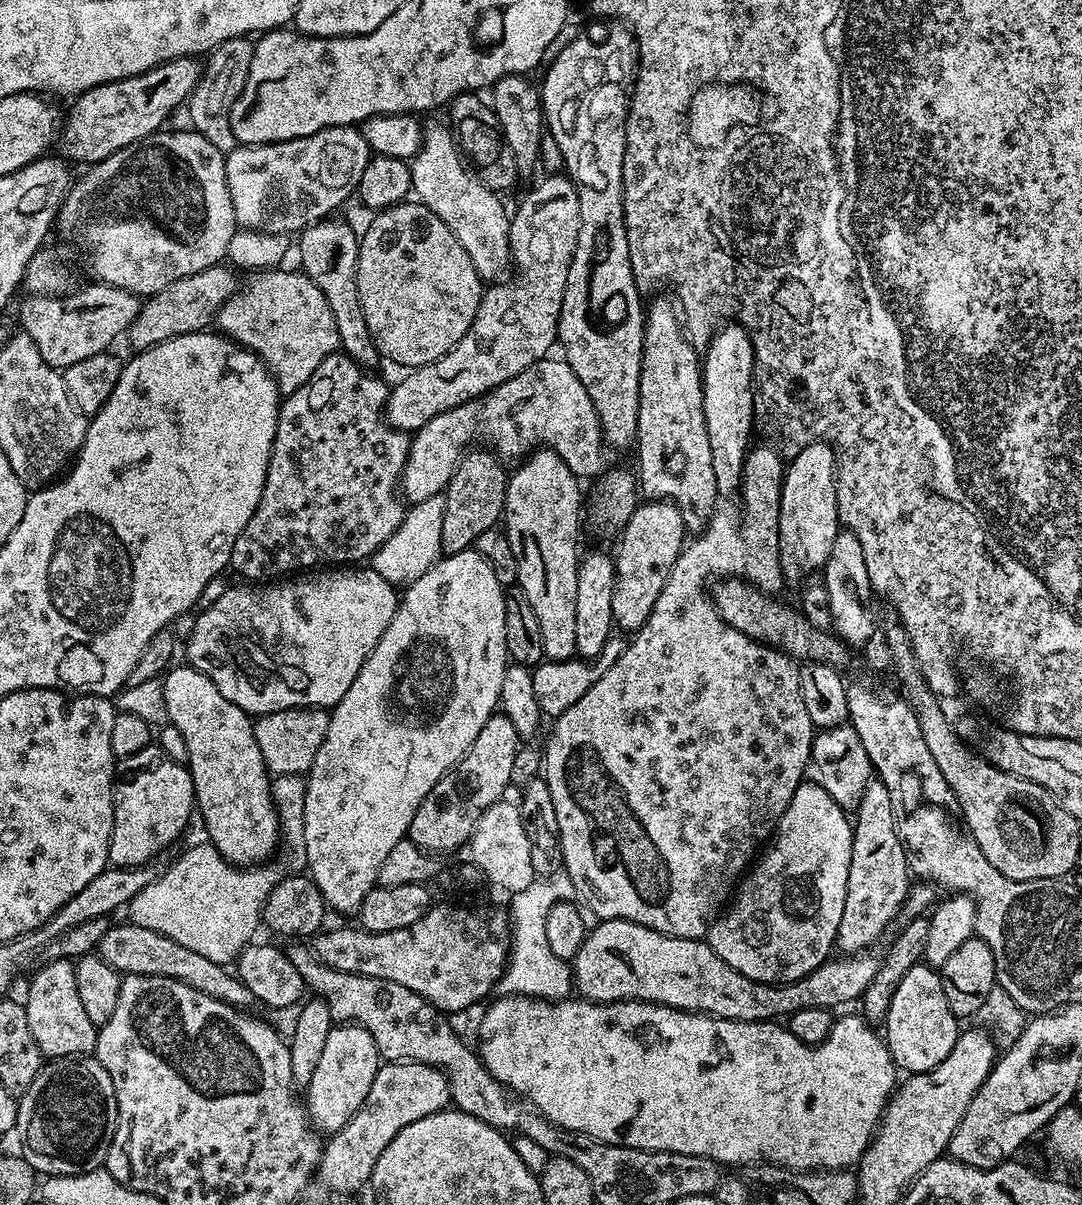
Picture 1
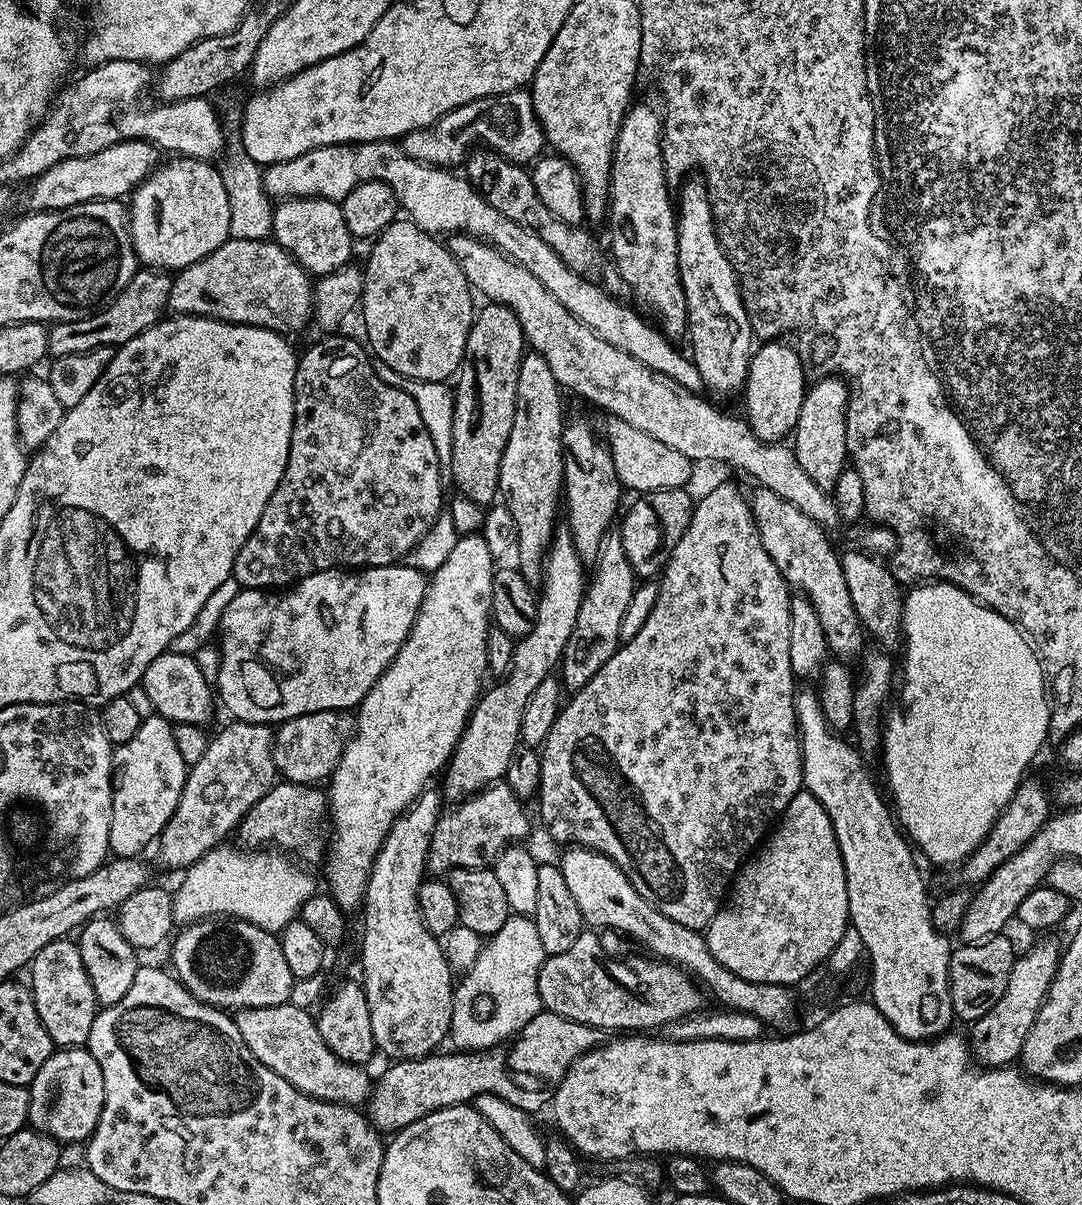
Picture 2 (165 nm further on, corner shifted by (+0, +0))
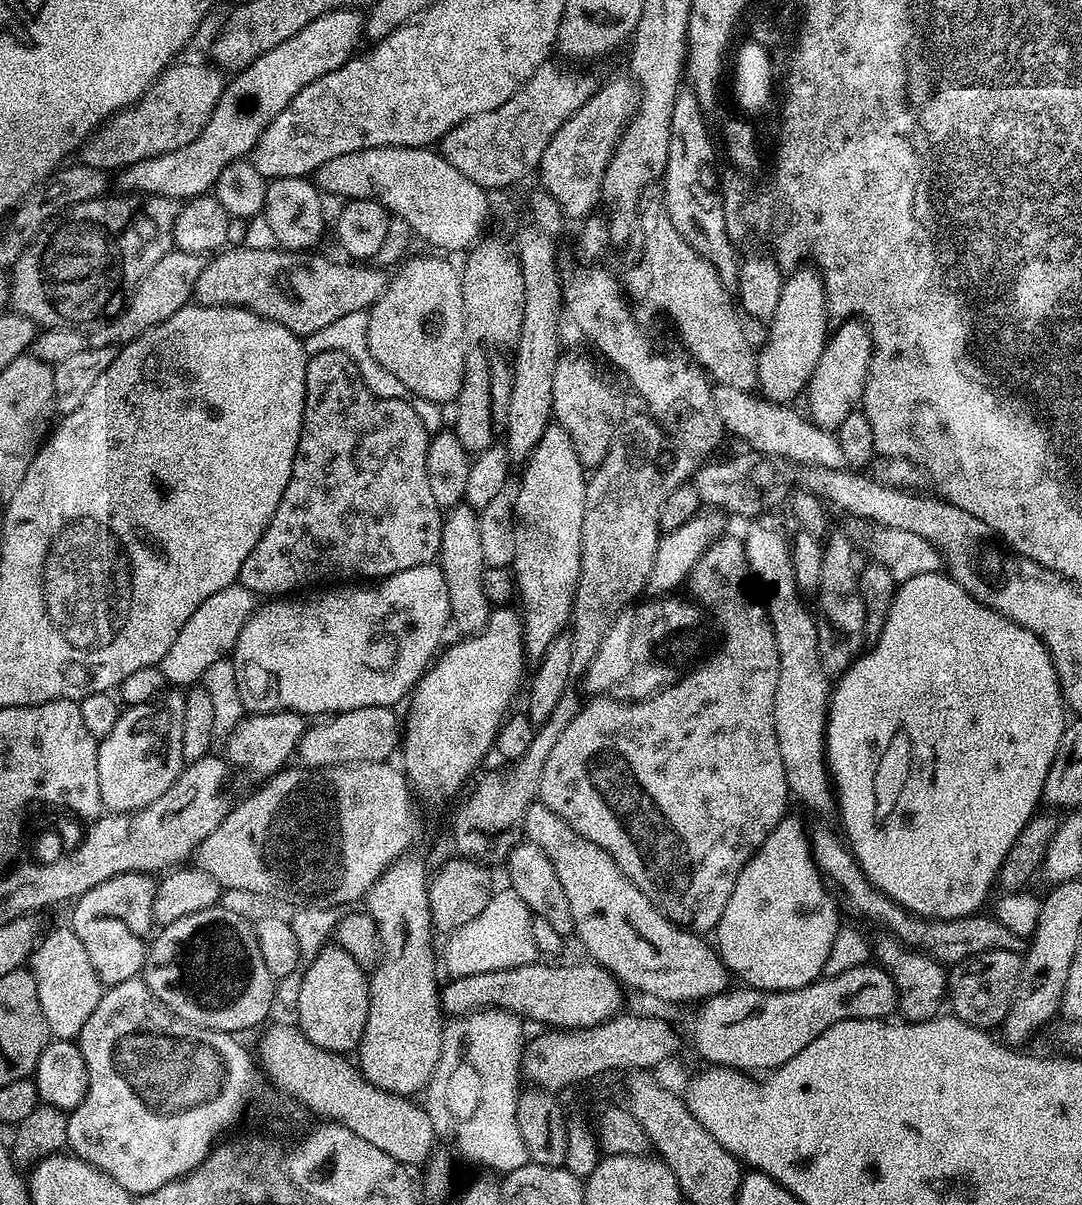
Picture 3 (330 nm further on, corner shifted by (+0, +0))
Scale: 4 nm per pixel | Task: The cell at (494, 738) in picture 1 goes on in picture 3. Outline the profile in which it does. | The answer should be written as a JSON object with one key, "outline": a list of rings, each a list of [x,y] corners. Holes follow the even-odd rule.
{"outline":[[[555,422],[549,423],[548,428],[545,429],[542,436],[538,438],[538,444],[534,446],[534,450],[531,454],[529,454],[527,460],[523,461],[522,468],[524,468],[524,473],[522,473],[520,476],[520,489],[518,489],[517,492],[514,492],[516,521],[516,529],[514,530],[515,549],[513,560],[510,565],[510,571],[514,577],[514,588],[515,591],[518,593],[518,600],[520,596],[521,605],[519,604],[519,607],[522,609],[522,619],[524,621],[524,654],[529,661],[539,662],[539,660],[542,658],[542,654],[546,654],[546,646],[550,646],[550,642],[554,642],[554,638],[558,638],[565,631],[565,629],[569,627],[572,618],[572,607],[574,606],[574,598],[576,597],[576,591],[578,590],[578,578],[580,577],[580,567],[582,566],[582,514],[586,510],[586,486],[588,485],[588,482],[586,479],[586,469],[584,467],[584,464],[578,458],[578,450],[574,450],[574,442],[570,442],[570,434],[566,434],[566,430],[562,427],[562,425]]]}

